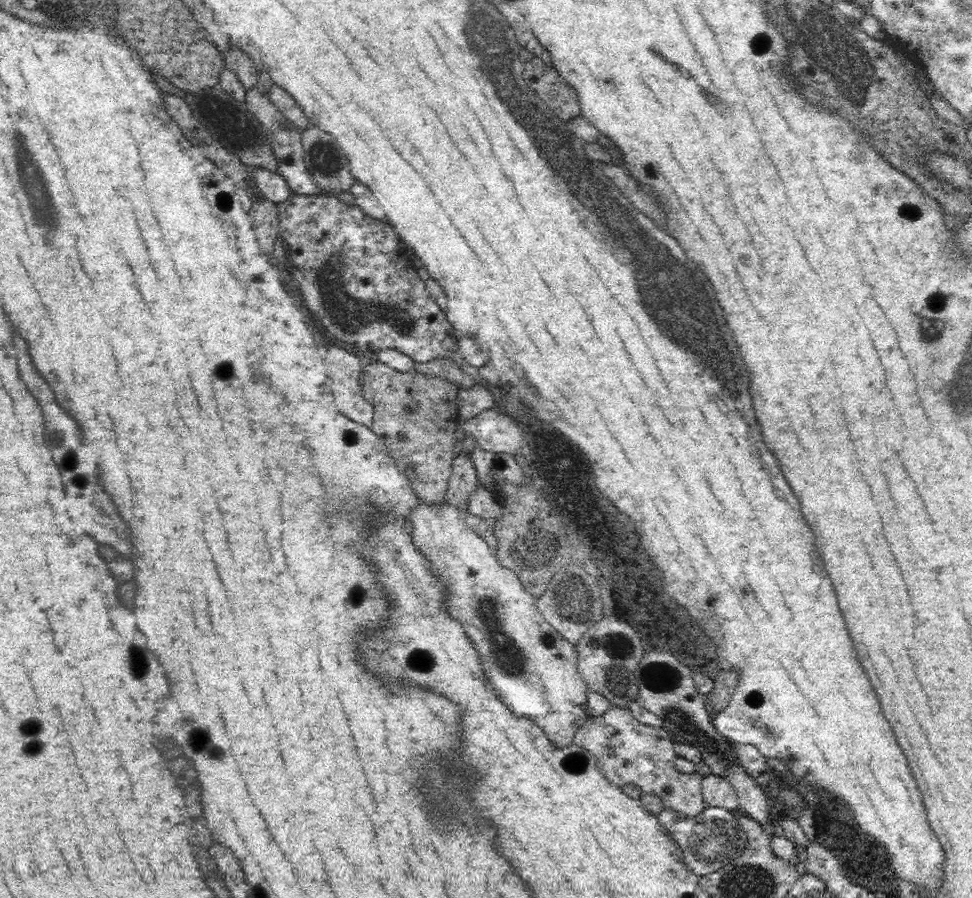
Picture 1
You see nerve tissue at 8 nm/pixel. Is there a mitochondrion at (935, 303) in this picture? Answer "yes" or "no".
yes

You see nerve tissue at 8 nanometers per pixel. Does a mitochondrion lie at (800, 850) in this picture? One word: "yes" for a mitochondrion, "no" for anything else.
no

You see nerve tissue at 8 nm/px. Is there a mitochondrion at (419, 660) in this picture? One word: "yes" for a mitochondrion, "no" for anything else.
yes

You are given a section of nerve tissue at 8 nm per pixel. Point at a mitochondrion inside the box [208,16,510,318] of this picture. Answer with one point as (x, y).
(323, 156)

